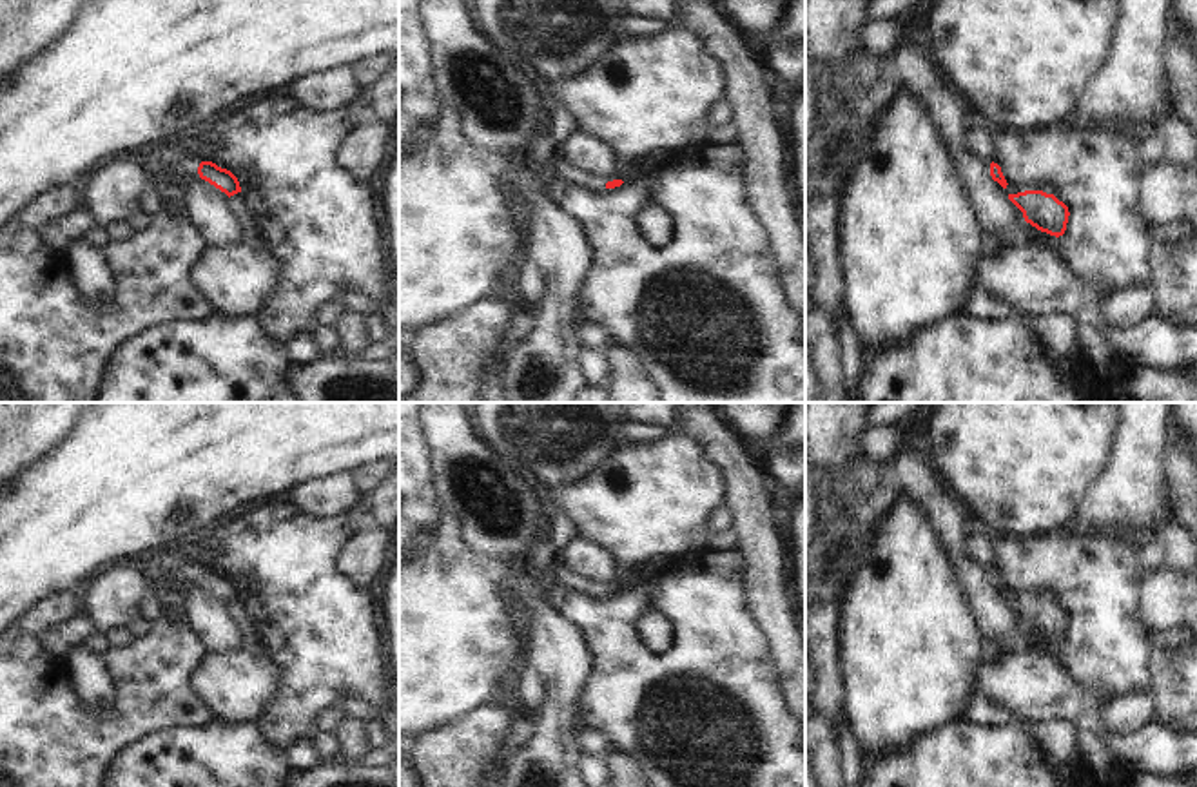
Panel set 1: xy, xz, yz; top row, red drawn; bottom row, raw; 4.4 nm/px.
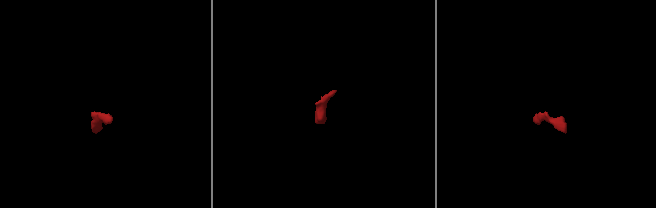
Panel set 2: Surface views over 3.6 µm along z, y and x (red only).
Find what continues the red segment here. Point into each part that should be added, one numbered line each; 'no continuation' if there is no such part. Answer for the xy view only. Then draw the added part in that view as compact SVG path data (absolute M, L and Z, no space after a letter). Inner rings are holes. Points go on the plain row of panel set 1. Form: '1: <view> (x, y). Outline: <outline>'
1: xy (187, 570). Outline: M185 560L183 564L180 564L170 575L169 575L169 584L176 586L181 580L190 580L194 577L198 577L201 566L198 566L196 562Z

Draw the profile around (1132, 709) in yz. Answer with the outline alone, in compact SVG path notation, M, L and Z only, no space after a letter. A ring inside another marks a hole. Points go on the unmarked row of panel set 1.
M1148 684L1144 687L1124 691L1106 704L1103 727L1130 733L1155 720L1157 709L1159 687Z

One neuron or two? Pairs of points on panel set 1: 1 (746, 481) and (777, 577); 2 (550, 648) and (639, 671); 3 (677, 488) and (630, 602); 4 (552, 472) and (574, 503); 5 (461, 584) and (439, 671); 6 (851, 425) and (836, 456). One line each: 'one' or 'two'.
1: one
2: two
3: two
4: two
5: one
6: one

